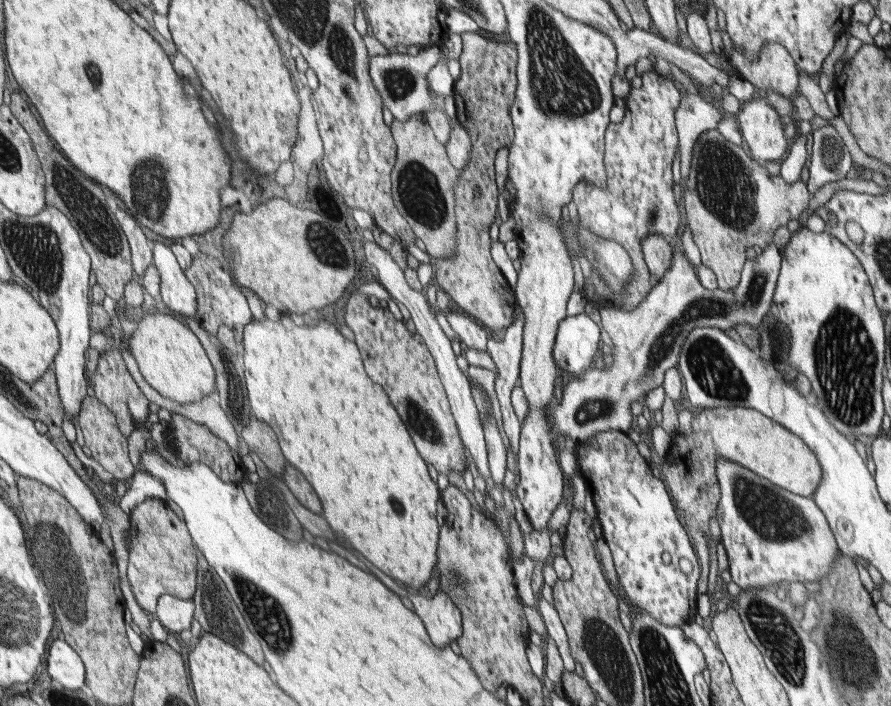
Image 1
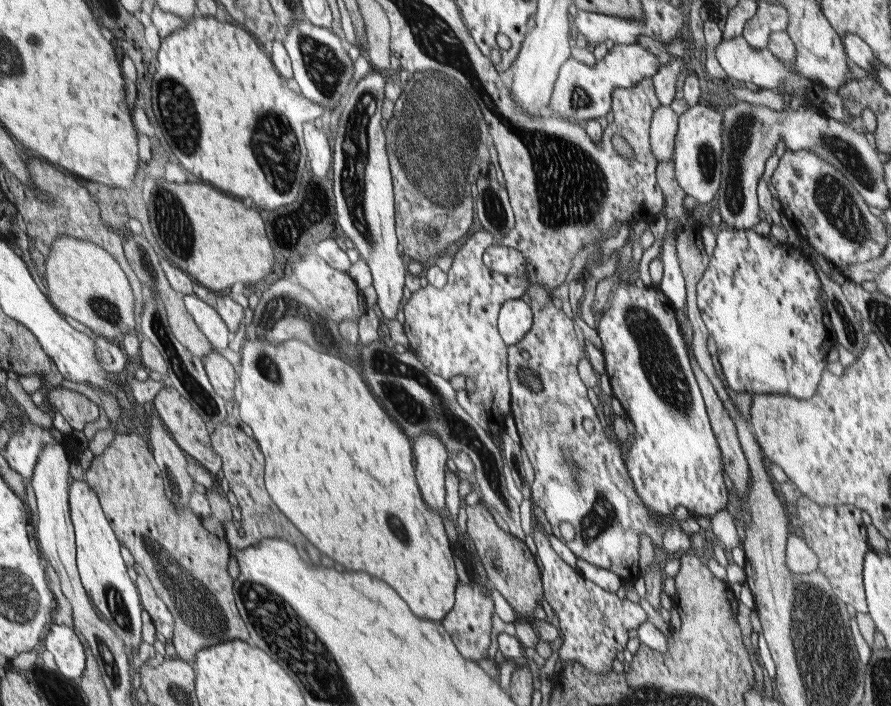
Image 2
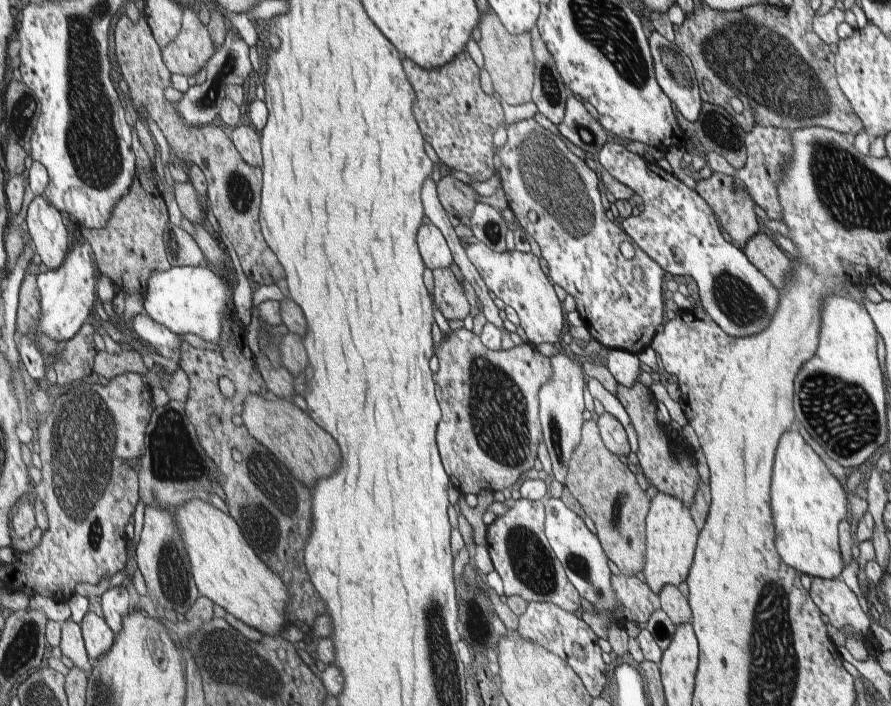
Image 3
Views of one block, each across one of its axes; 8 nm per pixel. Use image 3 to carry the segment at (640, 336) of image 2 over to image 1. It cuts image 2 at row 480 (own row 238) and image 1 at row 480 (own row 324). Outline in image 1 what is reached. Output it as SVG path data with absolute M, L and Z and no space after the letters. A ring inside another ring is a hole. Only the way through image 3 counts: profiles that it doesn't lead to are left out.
M721 456L717 458L715 474L721 492L715 518L721 532L721 544L729 558L733 584L741 590L753 590L781 580L817 582L833 570L839 546L835 544L825 514L813 500L783 490L739 462Z

